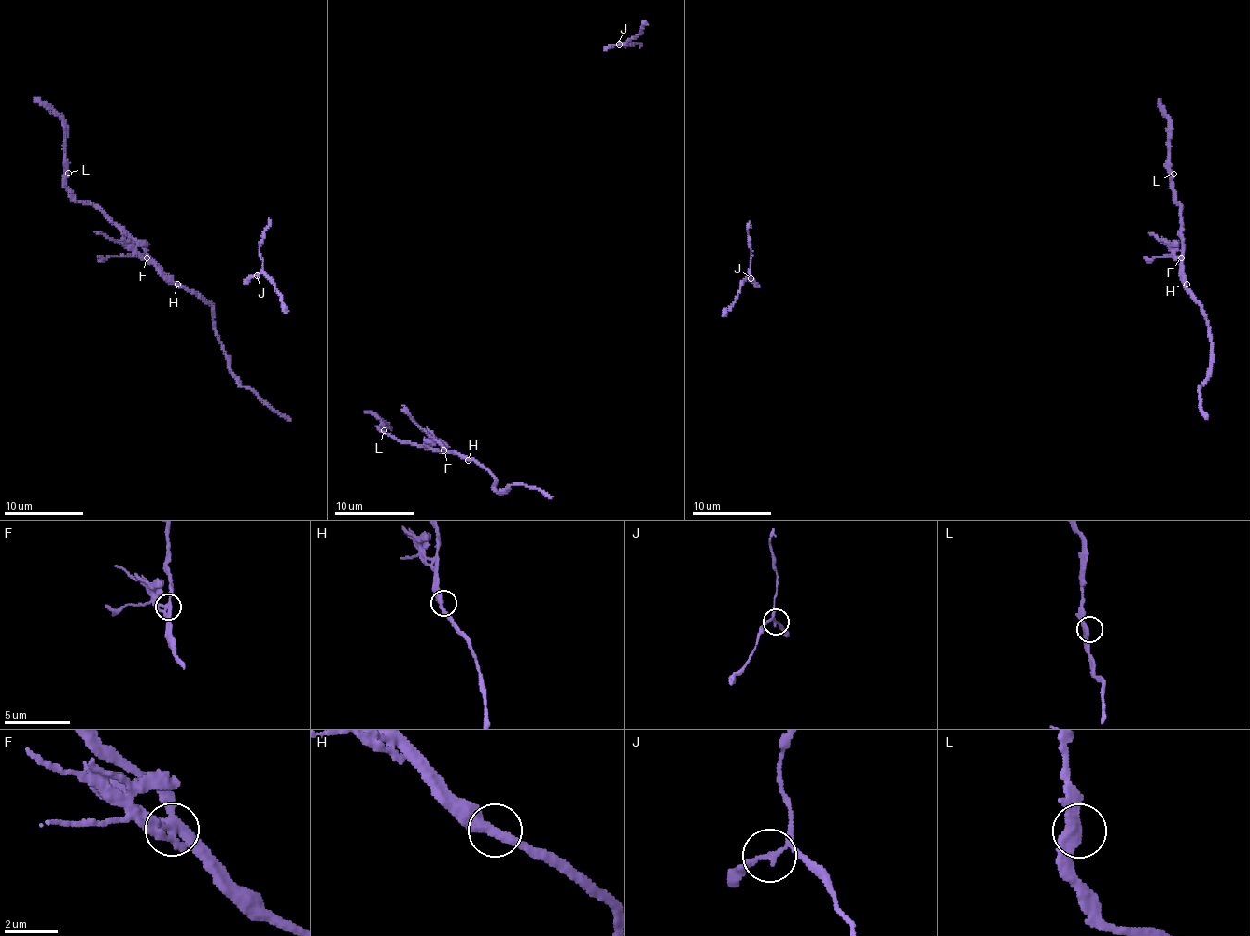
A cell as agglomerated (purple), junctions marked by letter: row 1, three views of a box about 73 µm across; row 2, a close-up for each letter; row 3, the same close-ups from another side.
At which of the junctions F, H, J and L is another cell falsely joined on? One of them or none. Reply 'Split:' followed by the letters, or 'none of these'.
Split: F

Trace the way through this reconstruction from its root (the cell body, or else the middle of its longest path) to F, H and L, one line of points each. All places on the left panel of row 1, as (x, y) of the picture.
F: (100, 258), (147, 258)
H: (100, 258), (143, 256), (177, 284)
L: (100, 258), (128, 256), (133, 252), (133, 242), (98, 208), (75, 199), (73, 190), (66, 185), (68, 173)

